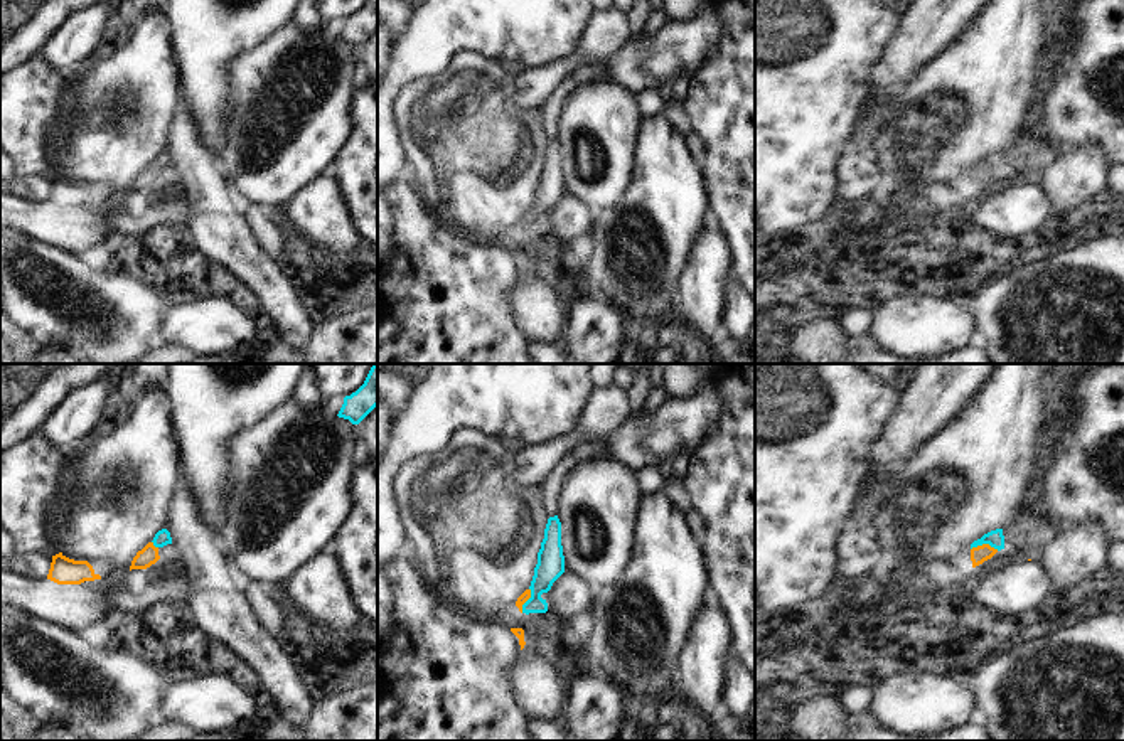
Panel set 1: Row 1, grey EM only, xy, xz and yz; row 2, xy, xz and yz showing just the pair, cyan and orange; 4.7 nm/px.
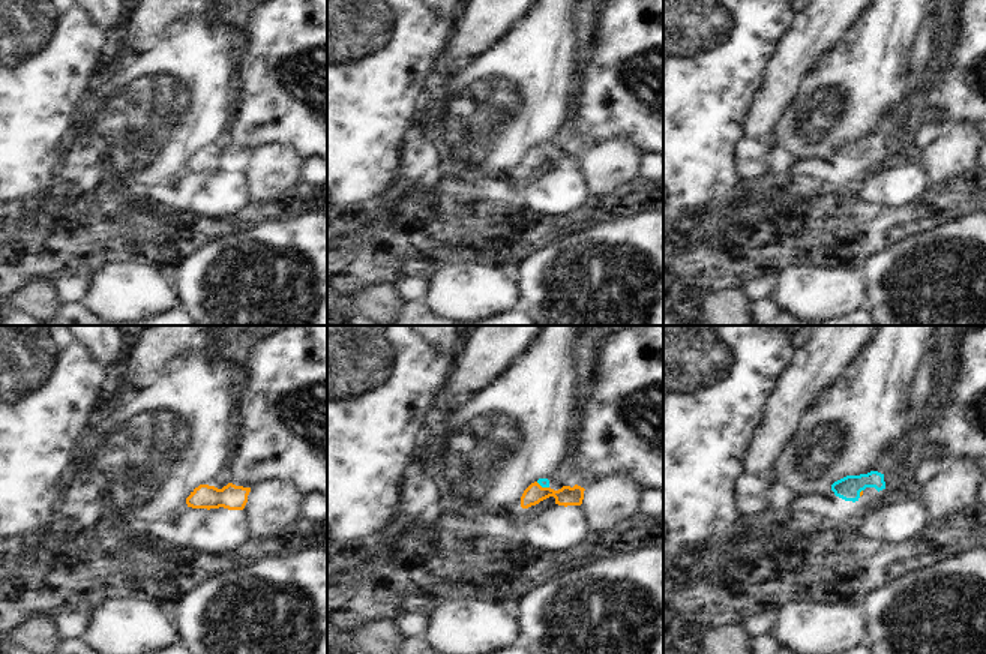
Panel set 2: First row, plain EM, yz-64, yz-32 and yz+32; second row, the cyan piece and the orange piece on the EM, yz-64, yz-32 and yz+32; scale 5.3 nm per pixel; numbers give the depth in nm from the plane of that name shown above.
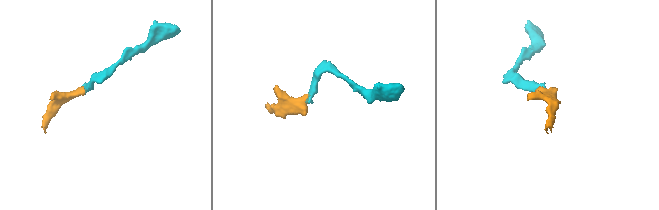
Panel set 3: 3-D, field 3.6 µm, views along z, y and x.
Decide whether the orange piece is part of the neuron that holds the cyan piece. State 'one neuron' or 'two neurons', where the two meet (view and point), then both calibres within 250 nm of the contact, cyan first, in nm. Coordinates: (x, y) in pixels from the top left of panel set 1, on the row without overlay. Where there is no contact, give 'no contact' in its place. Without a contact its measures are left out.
one neuron | yz (984, 165) | 80/80 nm

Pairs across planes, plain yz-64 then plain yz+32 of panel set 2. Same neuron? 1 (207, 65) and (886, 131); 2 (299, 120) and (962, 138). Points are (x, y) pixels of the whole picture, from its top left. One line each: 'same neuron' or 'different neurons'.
1: different neurons
2: different neurons

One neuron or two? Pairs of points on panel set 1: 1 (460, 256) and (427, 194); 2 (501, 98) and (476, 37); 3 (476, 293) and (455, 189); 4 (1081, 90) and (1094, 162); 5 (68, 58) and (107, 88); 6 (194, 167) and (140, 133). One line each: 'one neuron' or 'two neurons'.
1: two neurons
2: two neurons
3: two neurons
4: two neurons
5: two neurons
6: two neurons

